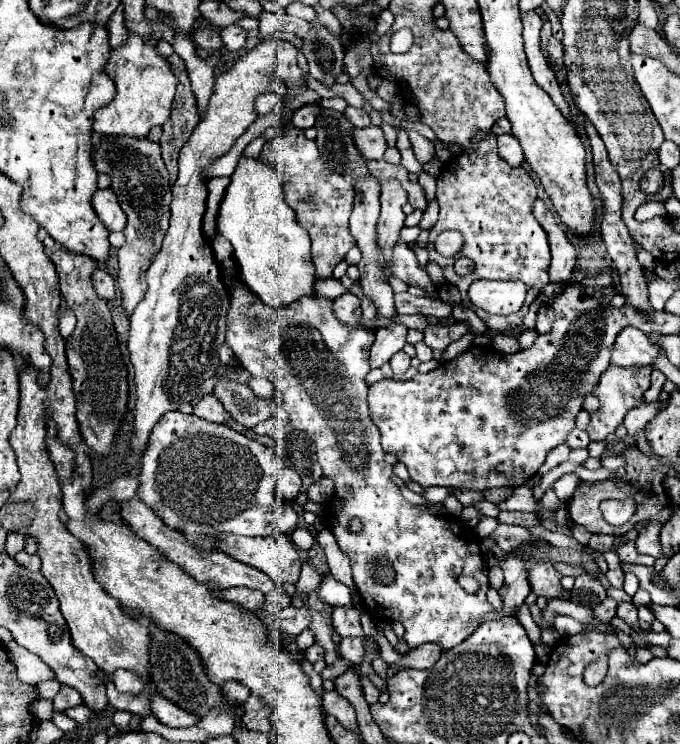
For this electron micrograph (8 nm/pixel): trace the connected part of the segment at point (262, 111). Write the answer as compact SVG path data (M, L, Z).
M262 92L262 96L258 96L256 98L256 102L254 102L254 108L256 108L256 112L260 114L260 116L266 116L266 114L270 114L270 110L276 106L280 102L280 98L274 94L274 92Z

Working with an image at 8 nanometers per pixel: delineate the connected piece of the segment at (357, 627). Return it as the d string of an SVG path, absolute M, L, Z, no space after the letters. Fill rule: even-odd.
M334 608L332 614L334 620L334 628L342 638L366 638L362 624L360 624L360 610L358 608ZM348 610L356 610L356 612L348 612Z

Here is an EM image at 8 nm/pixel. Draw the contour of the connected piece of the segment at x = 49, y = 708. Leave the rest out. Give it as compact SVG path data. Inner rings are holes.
M36 699L30 705L30 712L39 719L50 720L53 715L53 702L48 699Z

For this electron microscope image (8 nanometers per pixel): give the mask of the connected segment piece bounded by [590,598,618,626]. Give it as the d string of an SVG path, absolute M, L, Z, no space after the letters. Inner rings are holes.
M606 598L604 602L600 602L598 606L594 606L594 622L590 622L592 626L596 626L598 624L598 620L602 622L602 624L608 624L614 616L616 616L616 602L614 600L610 600L610 598Z

